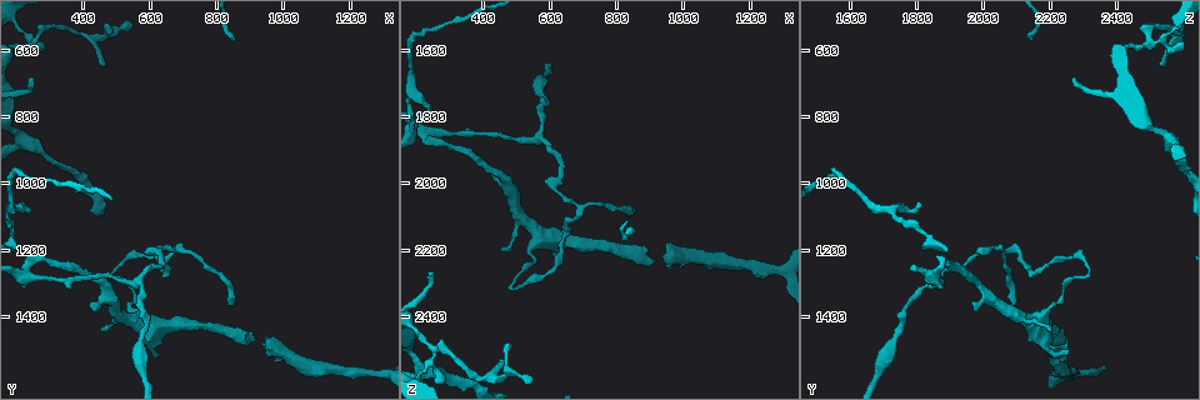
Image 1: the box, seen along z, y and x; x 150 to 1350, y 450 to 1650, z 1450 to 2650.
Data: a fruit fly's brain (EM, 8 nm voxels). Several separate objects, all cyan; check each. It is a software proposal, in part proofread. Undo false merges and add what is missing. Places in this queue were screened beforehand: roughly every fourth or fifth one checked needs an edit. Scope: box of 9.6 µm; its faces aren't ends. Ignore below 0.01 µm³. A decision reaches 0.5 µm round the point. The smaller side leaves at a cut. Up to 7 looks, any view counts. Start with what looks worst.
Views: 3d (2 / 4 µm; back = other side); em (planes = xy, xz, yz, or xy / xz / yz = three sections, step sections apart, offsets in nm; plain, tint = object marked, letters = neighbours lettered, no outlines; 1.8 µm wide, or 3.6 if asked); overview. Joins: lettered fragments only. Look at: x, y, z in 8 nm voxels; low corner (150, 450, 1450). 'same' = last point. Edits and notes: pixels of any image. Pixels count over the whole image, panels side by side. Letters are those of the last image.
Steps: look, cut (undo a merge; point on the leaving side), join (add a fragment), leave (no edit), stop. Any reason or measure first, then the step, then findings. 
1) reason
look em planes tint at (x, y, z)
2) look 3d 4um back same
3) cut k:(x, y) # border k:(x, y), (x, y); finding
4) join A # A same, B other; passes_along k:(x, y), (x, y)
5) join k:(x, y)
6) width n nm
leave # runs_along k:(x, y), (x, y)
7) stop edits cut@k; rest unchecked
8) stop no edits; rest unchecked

calibre changes
look em xy step 8 tint at (250, 570, 2490)

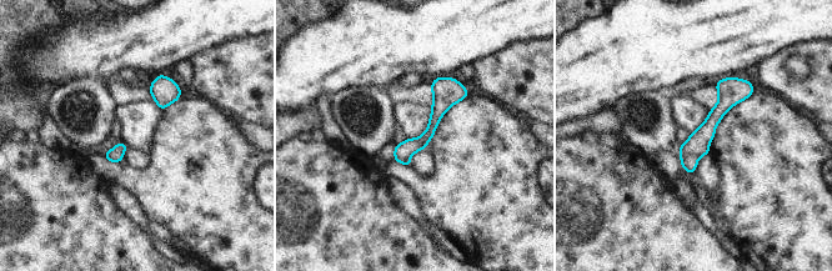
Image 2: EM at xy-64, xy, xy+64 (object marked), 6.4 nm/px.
look em planes letters same

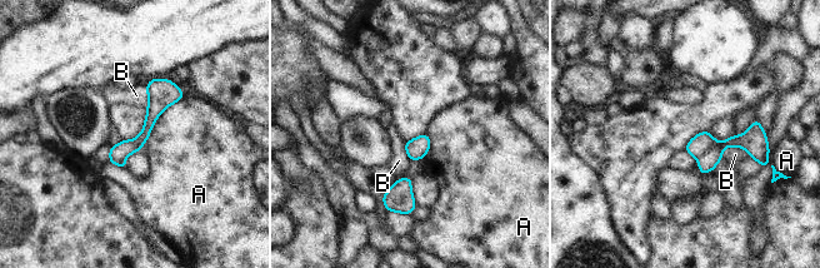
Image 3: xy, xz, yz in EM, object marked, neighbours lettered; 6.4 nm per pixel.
cut 3:(706, 163) # A other, B other; border 3:(715, 143), (698, 159); two cells meet here

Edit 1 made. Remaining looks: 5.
look overview

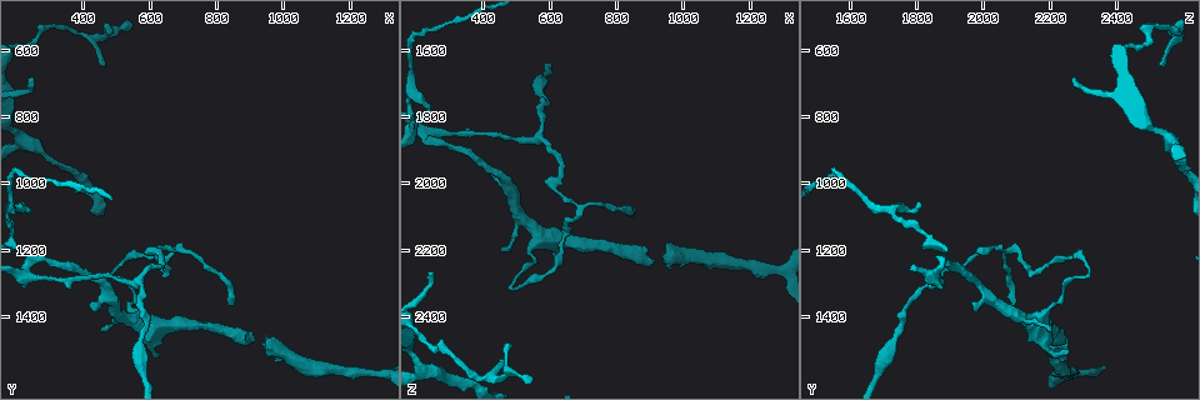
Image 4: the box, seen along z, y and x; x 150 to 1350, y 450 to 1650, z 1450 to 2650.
three-way junction
look 3d 4um at (230, 1260, 1850)

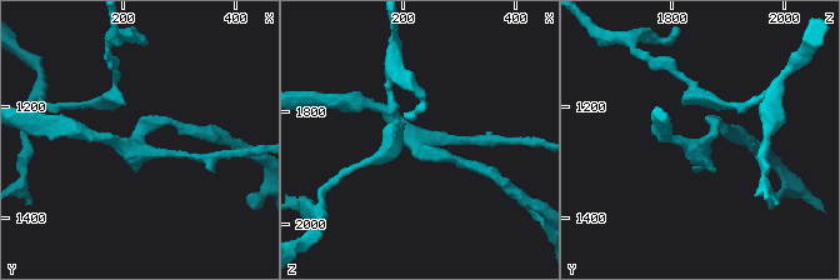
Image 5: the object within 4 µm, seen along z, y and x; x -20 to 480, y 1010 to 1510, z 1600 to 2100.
arms 3; shape alone is not enough
look em planes letters at (220, 1270, 1855)

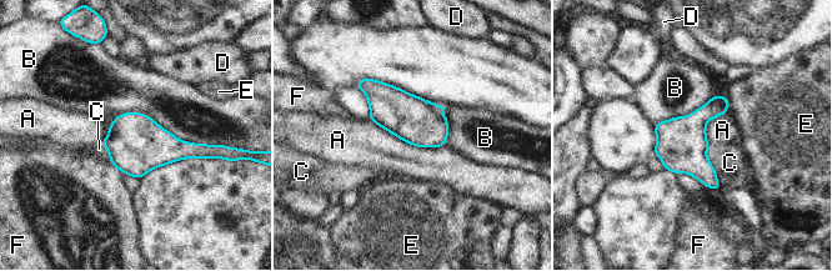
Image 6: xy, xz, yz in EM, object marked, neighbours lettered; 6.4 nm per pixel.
leave # A other, B other, C other, D other, E other, F other; border 6:(370, 119), (404, 141), (442, 146); all the same cell

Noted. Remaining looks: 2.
free end
look 3d 4um at (950, 1490, 2180)

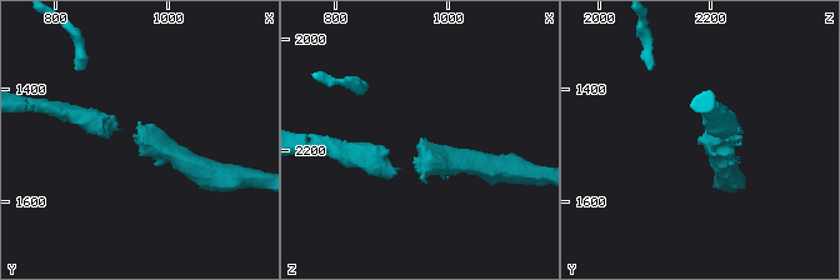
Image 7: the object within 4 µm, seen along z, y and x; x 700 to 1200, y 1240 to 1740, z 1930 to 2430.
shape alone is not enough
look em yz step 8 letters at (950, 1485, 2185)

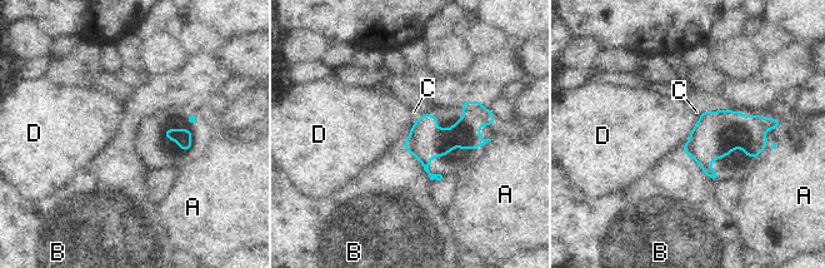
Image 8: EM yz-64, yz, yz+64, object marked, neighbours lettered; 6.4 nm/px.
leave # A other, B other, C other, D other; border 8:(691, 130), (690, 138), (679, 150); none of them fits

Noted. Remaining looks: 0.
stop edits cut@3; rest unchecked

